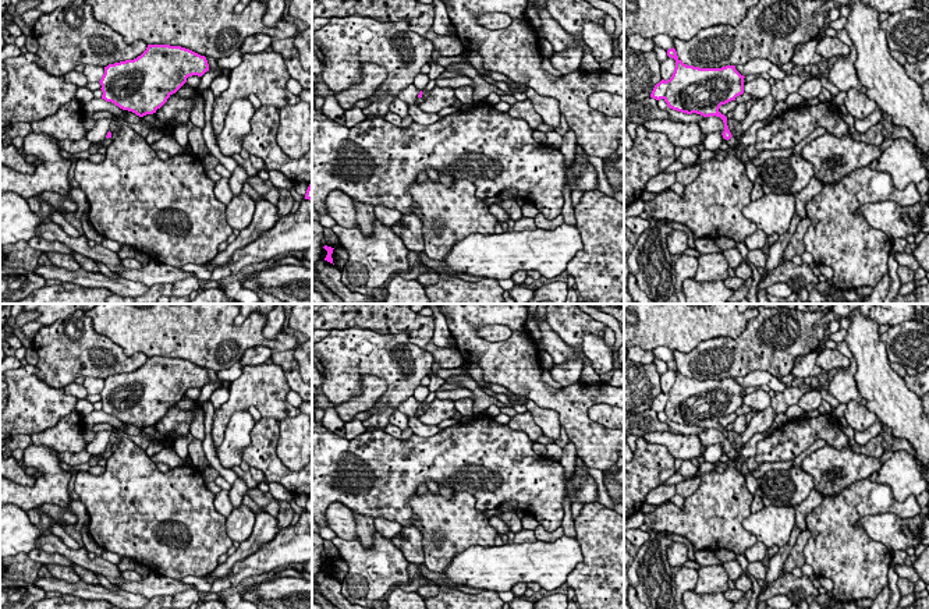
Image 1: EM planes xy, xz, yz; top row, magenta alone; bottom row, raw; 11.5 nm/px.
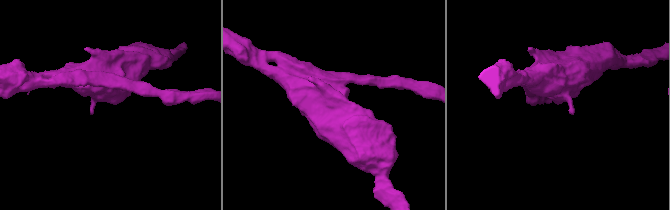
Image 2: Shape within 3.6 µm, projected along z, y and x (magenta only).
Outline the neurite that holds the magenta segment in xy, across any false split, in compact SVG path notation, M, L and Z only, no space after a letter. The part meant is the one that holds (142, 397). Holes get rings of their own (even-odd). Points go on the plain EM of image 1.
M148 357L134 372L104 379L102 411L139 429L156 425L188 389L209 383L205 368L170 357Z

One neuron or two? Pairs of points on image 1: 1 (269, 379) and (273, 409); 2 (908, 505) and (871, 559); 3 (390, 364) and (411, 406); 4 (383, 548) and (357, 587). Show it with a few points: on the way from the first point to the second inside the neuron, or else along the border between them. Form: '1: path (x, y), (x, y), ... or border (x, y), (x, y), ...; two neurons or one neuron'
1: path (269, 386), (270, 402); one neuron
2: path (885, 506), (864, 506), (850, 520), (850, 535); one neuron
3: border (412, 395), (397, 407); two neurons
4: path (383, 558), (367, 577); one neuron

